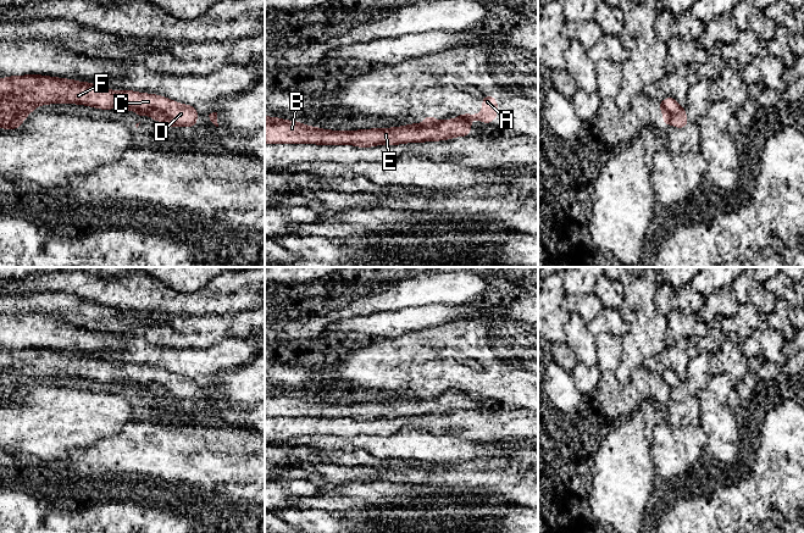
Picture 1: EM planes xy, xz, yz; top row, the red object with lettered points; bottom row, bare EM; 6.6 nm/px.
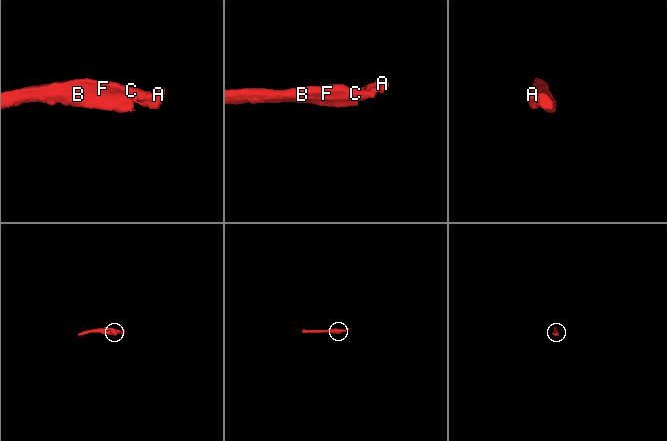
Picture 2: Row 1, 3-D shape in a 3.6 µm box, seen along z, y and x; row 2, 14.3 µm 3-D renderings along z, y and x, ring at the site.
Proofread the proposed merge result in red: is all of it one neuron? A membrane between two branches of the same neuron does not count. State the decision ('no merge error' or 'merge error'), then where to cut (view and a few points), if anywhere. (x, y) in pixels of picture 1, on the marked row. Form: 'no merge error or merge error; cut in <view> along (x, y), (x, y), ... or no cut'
merge error; cut in xy along (150, 112), (161, 112), (168, 125)

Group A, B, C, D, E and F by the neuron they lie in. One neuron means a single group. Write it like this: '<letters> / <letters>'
A / B C D E F

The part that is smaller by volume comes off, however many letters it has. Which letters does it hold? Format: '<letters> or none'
A

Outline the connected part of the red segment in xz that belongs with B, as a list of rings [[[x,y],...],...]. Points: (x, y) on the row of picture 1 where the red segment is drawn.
[[[265,116],[266,144],[315,144],[315,145],[353,145],[372,148],[377,145],[400,145],[449,140],[456,137],[470,137],[473,127],[466,120],[449,118],[438,124],[418,124],[389,128],[370,128],[356,131],[333,131],[303,124],[279,117]]]

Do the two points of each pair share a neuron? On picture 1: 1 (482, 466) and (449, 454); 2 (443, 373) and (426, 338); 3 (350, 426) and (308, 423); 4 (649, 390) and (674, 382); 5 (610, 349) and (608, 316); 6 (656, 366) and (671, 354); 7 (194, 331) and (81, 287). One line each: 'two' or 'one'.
1: two
2: one
3: one
4: two
5: two
6: one
7: two

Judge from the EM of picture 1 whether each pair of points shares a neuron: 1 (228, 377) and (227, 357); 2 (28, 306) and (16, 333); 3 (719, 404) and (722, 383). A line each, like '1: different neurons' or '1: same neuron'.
1: different neurons
2: different neurons
3: same neuron

